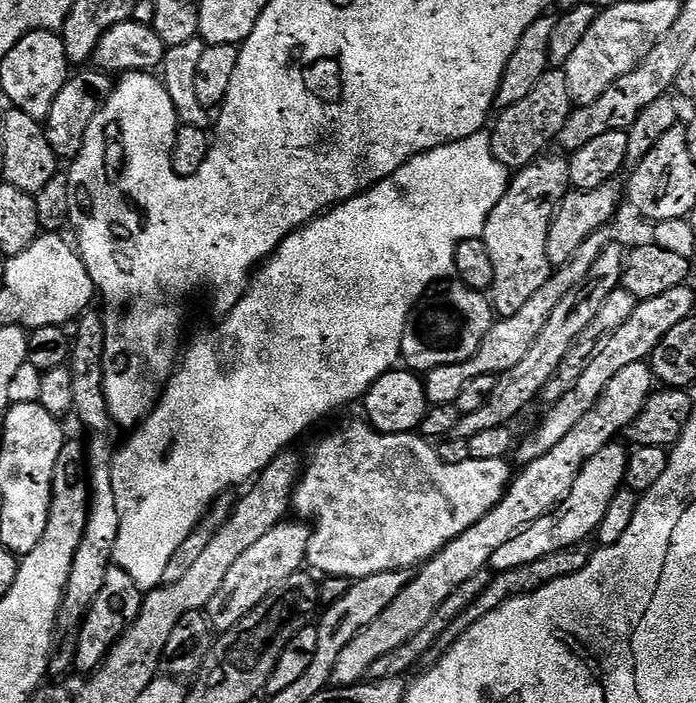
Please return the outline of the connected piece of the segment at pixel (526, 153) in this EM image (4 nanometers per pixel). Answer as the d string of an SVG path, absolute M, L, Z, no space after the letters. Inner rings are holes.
M549 67L542 78L526 98L514 102L514 106L503 109L495 117L490 128L492 149L494 158L502 162L502 166L509 170L529 168L535 160L540 159L549 151L548 143L559 137L562 126L566 126L566 118L570 118L573 110L573 102L570 98L570 82L566 82L566 74L563 68Z

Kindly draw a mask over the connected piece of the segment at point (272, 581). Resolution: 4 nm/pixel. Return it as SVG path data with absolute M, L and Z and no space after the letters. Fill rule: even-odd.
M281 521L260 541L254 542L254 546L250 546L250 549L246 550L246 553L234 562L232 569L226 574L221 589L210 600L206 609L211 624L217 631L225 632L234 627L254 606L260 605L270 593L276 590L282 582L303 569L307 561L313 529L305 521L290 521Z

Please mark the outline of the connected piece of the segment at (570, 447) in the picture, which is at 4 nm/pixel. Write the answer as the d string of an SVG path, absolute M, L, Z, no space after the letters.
M639 360L624 367L619 374L614 374L614 378L610 378L610 386L602 390L602 398L598 398L594 410L590 410L590 414L586 414L586 418L582 418L582 422L578 422L578 426L574 426L574 430L570 430L570 434L566 434L566 438L562 438L554 450L523 465L515 473L504 497L478 523L470 526L470 530L458 534L458 538L449 542L437 556L425 561L413 575L406 590L402 590L402 594L398 594L398 598L394 598L394 602L390 602L390 606L386 606L386 610L382 610L374 622L370 622L370 626L366 626L347 644L346 650L338 654L332 684L347 686L361 683L368 676L370 666L374 666L378 658L390 654L390 650L402 646L402 642L414 638L414 634L418 634L418 630L430 622L434 610L438 610L438 606L442 606L442 602L446 602L446 598L450 598L450 594L454 594L462 582L485 571L491 565L494 553L506 546L510 538L538 522L538 518L554 511L570 494L580 467L590 462L590 458L594 458L602 446L613 443L619 437L616 436L619 432L620 435L627 433L629 426L647 406L653 391L651 363Z

